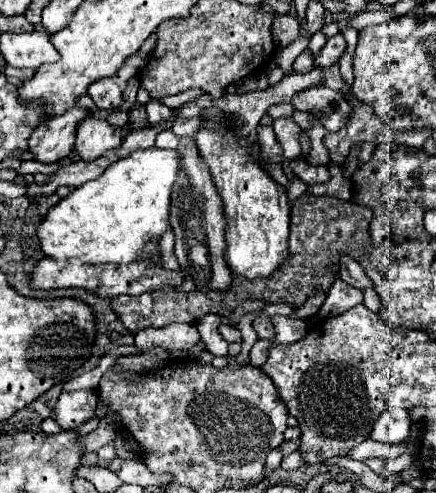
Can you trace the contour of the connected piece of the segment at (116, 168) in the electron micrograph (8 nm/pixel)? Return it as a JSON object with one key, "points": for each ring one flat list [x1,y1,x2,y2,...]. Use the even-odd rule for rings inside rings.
{"points":[[144,149,134,151,126,159,112,163,98,179,76,187,68,197,60,199,56,207,48,211,40,229,36,231,40,239,40,249,46,257,58,261,60,265,102,265,102,263,132,263,144,251,148,241,158,243,166,231,170,213,170,187,176,183,180,171,180,155,172,149]]}

